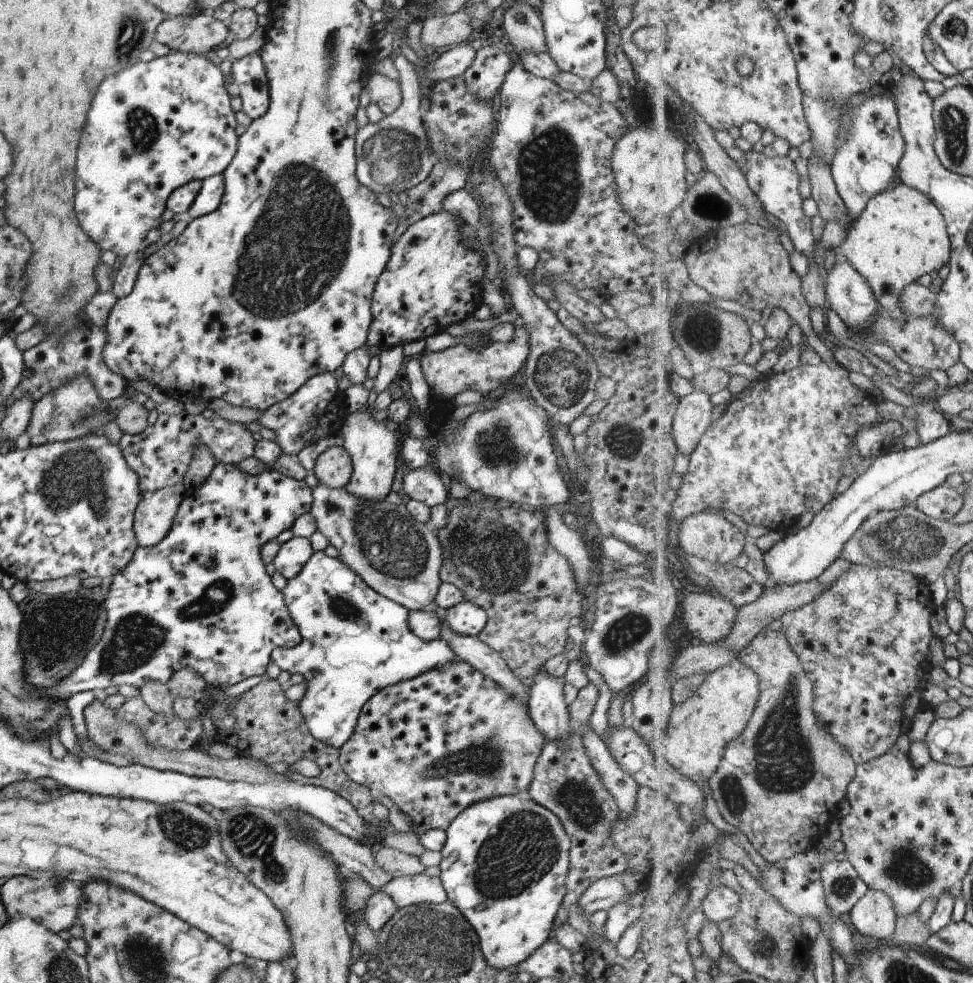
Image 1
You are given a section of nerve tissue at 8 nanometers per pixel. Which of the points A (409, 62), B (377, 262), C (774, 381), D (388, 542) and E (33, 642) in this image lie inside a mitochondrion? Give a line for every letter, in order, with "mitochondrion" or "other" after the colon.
A: other
B: other
C: other
D: mitochondrion
E: mitochondrion

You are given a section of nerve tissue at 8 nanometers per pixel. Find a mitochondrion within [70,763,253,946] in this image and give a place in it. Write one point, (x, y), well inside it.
(184, 830)

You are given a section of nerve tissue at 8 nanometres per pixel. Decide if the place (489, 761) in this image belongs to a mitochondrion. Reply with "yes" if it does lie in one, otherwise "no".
yes

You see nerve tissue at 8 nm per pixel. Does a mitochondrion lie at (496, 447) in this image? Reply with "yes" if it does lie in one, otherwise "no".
yes

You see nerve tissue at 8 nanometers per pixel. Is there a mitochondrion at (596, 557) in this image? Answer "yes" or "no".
no

